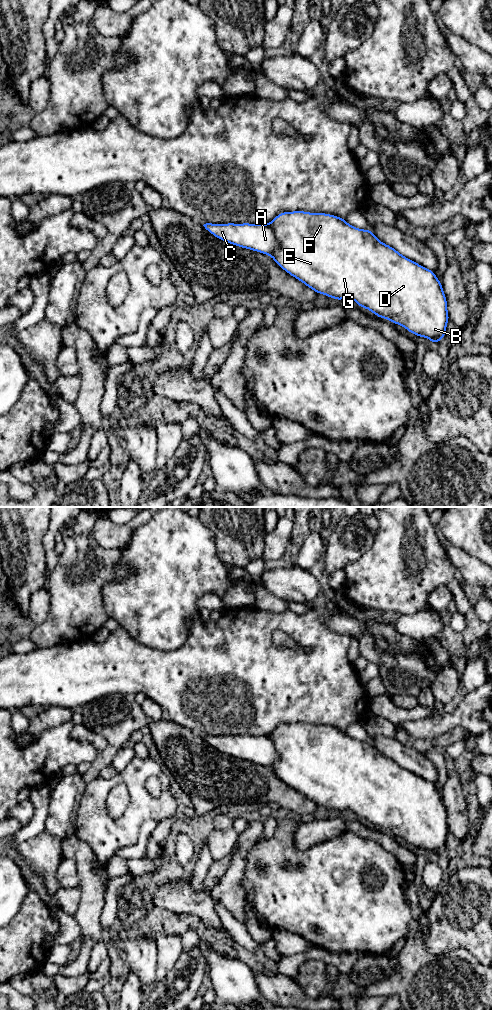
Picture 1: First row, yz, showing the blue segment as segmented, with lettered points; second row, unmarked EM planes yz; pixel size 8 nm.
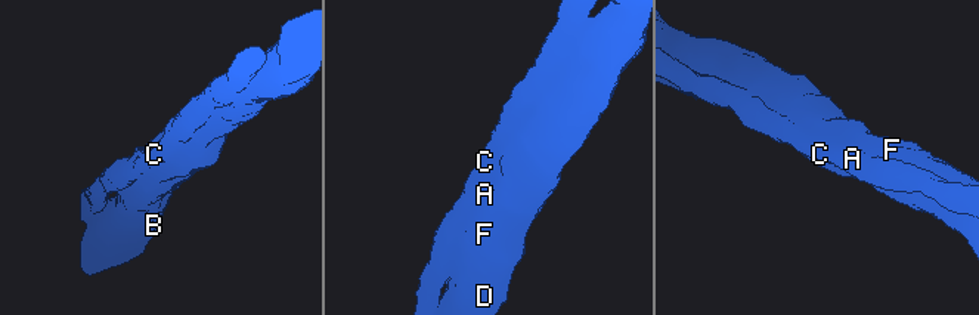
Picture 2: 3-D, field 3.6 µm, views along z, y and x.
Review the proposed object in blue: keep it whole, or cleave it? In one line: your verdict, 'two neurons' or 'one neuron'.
one neuron

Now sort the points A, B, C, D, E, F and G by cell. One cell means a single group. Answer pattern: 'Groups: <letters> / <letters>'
Groups: A B C D E F G

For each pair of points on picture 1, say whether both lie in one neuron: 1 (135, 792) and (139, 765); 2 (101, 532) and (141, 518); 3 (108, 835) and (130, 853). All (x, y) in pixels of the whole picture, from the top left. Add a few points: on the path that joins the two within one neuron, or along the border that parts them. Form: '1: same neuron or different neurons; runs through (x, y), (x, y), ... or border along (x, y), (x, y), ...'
1: same neuron; runs through (136, 785), (137, 772)
2: same neuron; runs through (111, 532), (124, 532), (131, 526)
3: different neurons; border along (140, 831), (133, 845), (122, 846), (114, 854)

